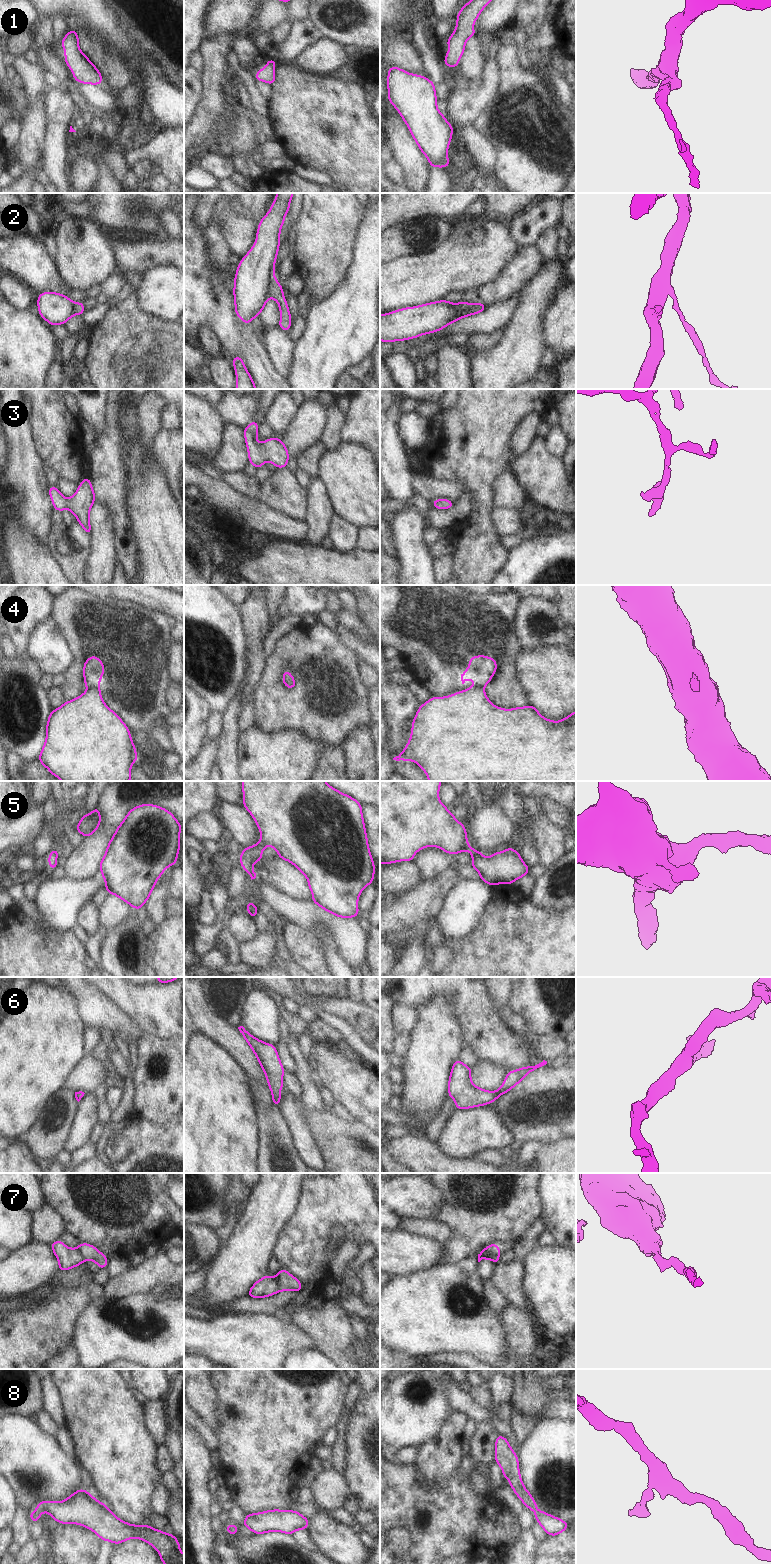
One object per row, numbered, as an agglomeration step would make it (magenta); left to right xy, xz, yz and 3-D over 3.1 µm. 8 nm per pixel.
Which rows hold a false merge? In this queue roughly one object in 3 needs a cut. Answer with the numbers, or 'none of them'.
2, 4, 7

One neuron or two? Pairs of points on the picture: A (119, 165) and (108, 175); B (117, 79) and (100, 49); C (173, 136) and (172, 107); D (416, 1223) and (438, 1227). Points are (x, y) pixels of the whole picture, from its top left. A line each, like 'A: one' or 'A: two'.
A: two
B: one
C: two
D: one

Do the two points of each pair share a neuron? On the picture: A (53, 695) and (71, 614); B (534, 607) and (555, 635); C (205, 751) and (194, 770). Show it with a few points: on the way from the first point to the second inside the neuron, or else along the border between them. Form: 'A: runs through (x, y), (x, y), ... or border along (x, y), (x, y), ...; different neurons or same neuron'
A: border along (60, 687), (66, 700); different neurons
B: runs through (543, 612), (551, 616), (558, 626); same neuron
C: runs through (205, 756), (205, 759), (199, 765); same neuron

